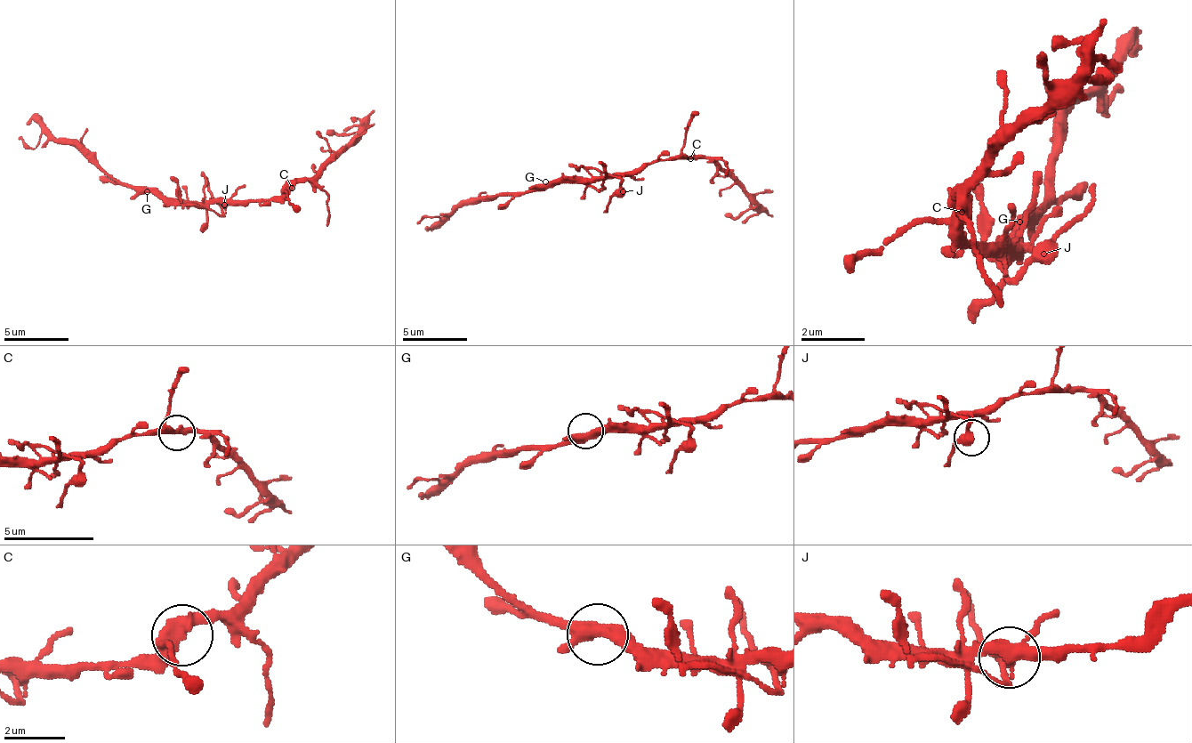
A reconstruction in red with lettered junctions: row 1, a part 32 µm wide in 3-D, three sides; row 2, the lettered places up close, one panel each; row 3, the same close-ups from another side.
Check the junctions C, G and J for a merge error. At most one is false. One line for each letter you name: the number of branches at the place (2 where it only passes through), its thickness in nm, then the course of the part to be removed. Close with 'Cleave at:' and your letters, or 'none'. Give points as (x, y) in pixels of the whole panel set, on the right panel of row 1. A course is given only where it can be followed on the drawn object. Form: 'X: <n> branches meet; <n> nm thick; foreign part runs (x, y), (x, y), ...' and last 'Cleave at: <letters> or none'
Cleave at: none

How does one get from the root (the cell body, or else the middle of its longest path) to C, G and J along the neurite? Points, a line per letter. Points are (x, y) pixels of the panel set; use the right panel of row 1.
C: (1003, 246), (971, 246), (963, 238), (963, 214)
G: (1003, 246), (1011, 246), (1011, 230), (1019, 222)
J: (1003, 246), (1003, 270), (1011, 278), (1019, 270), (1027, 270), (1043, 254)

